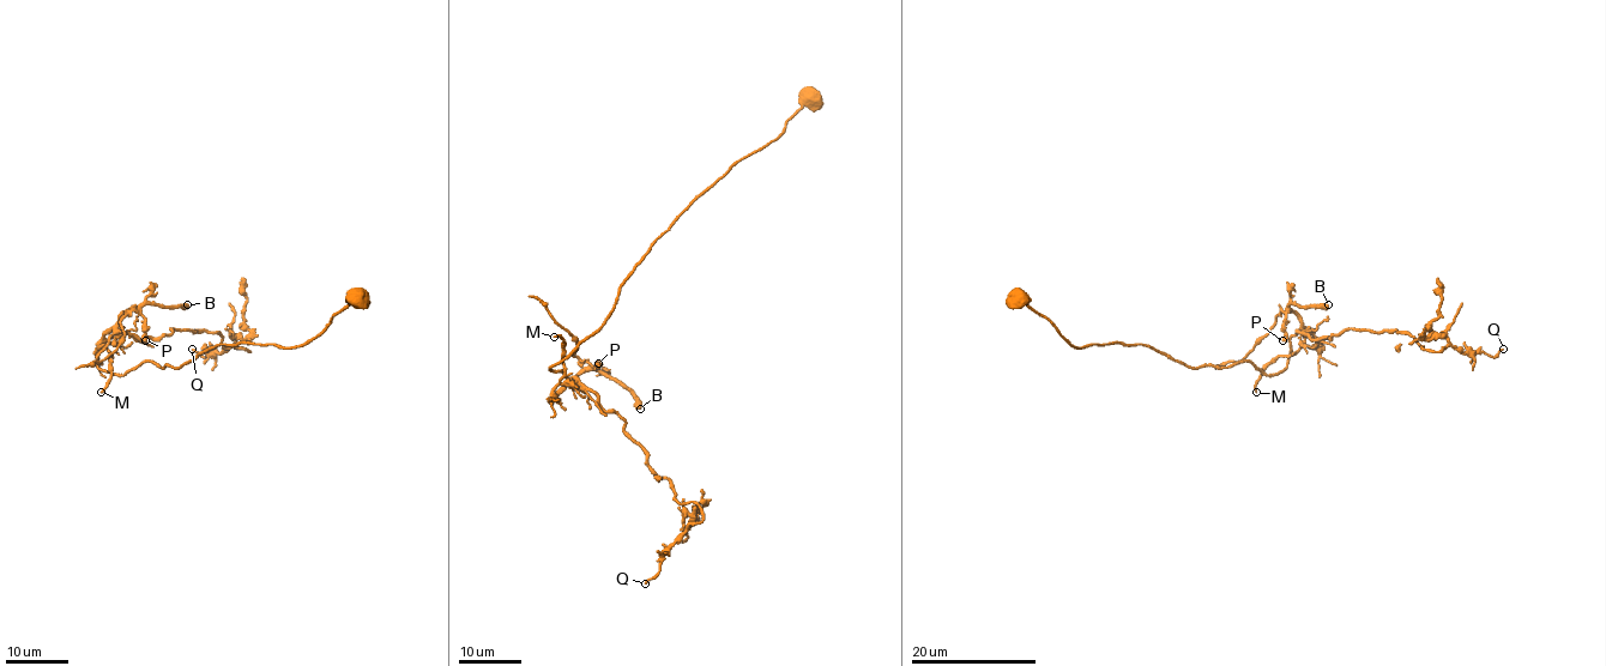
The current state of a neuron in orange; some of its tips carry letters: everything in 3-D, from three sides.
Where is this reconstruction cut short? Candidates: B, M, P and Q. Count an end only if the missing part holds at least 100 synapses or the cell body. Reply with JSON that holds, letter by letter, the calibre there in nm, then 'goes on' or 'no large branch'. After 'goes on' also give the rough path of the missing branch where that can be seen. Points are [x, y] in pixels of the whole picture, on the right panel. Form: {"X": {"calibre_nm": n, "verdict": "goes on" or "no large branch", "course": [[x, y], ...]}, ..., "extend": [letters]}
{"B": {"calibre_nm": 650, "verdict": "goes on", "course": [[1328, 304], [1347, 312], [1395, 312], [1405, 294], [1420, 296], [1423, 289]]}, "M": {"calibre_nm": 170, "verdict": "no large branch"}, "P": {"calibre_nm": 160, "verdict": "no large branch"}, "Q": {"calibre_nm": 170, "verdict": "no large branch"}, "extend": ["B"]}

